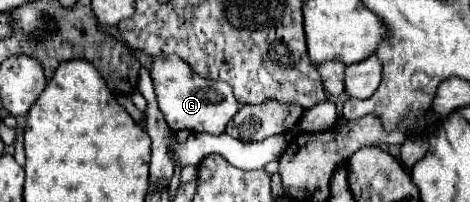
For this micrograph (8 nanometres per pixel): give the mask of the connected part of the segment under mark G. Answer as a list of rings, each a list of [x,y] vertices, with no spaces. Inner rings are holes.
[[[155,57],[151,79],[155,85],[159,109],[163,111],[169,127],[173,131],[189,129],[195,133],[213,133],[221,135],[231,117],[239,111],[239,103],[233,95],[233,89],[225,81],[209,81],[199,77],[181,57]]]

